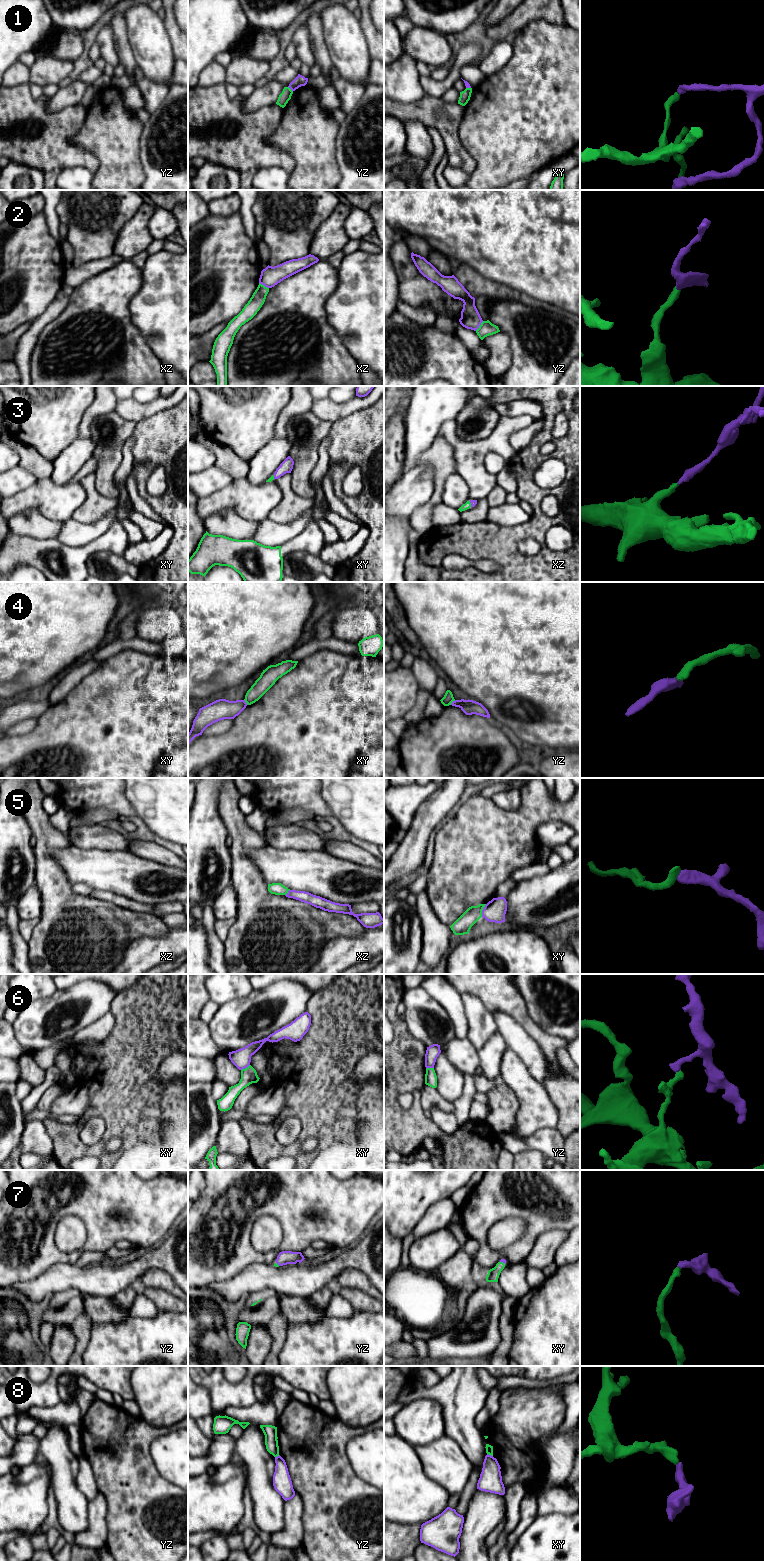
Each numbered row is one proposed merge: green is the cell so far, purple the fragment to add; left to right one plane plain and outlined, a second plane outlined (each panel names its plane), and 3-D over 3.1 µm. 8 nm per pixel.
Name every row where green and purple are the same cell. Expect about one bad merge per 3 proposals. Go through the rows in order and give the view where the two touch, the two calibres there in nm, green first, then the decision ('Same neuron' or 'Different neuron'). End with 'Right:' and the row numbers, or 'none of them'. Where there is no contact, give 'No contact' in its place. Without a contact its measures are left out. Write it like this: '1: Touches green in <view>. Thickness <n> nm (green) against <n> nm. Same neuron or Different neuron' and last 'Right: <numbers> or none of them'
1: Touches green in yz. Thickness 90 nm (green) against 90 nm. Different neuron
2: Touches green in xz. Thickness 110 nm (green) against 160 nm. Different neuron
3: Touches green in xz. Thickness 60 nm (green) against 50 nm. Same neuron
4: Touches green in yz. Thickness 90 nm (green) against 120 nm. Different neuron
5: Touches green in xy. Thickness 140 nm (green) against 180 nm. Different neuron
6: Touches green in xy. Thickness 130 nm (green) against 160 nm. Different neuron
7: Touches green in xy. Thickness 100 nm (green) against 30 nm. Same neuron
8: Touches green in xy. Thickness 60 nm (green) against 180 nm. Different neuron
Right: 3, 7

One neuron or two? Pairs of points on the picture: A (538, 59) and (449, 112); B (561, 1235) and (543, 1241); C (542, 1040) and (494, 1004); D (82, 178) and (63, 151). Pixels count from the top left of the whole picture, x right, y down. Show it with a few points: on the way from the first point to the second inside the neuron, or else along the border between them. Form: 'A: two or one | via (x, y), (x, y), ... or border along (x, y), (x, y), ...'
A: two | border along (464, 106), (464, 114), (458, 129)
B: one | via (557, 1237), (547, 1241)
C: one | via (532, 1028), (506, 1004)
D: two | border along (61, 168), (85, 166), (94, 173)

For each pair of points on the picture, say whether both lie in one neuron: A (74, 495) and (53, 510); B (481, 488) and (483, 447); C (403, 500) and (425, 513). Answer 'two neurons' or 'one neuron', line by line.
A: one neuron
B: one neuron
C: two neurons

